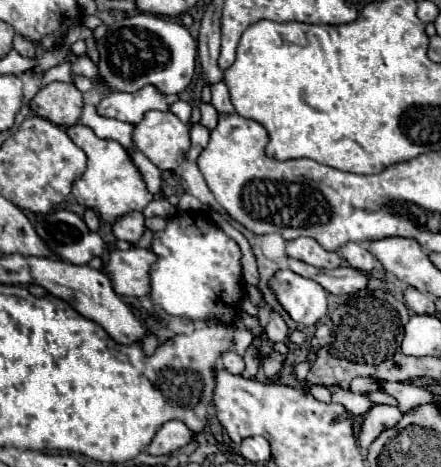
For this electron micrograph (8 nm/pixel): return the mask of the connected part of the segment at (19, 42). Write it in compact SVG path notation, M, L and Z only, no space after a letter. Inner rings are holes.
M15 35L13 47L15 47L19 53L23 53L23 55L33 55L33 53L35 53L35 45L33 45L29 39L25 39L23 35Z

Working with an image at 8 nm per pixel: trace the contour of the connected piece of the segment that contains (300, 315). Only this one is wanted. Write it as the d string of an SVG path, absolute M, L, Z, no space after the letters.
M279 269L269 285L293 321L309 327L327 315L327 291L319 283L289 269Z

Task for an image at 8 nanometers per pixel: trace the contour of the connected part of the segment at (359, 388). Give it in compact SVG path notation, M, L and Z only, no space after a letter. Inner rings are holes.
M355 377L355 379L351 381L351 391L353 391L353 393L365 393L365 391L375 391L375 389L379 389L379 385L373 383L373 381L367 379L367 377Z

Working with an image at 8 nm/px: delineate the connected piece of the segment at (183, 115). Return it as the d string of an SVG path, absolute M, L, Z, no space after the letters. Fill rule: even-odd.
M173 99L171 105L169 105L169 111L175 113L183 123L189 123L191 119L191 105L187 101L181 101L181 99Z

